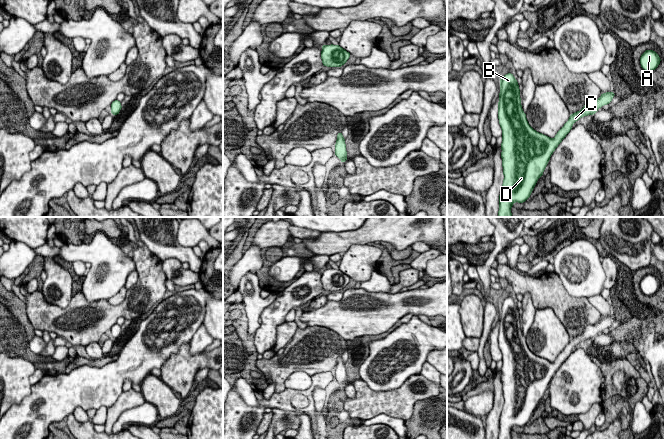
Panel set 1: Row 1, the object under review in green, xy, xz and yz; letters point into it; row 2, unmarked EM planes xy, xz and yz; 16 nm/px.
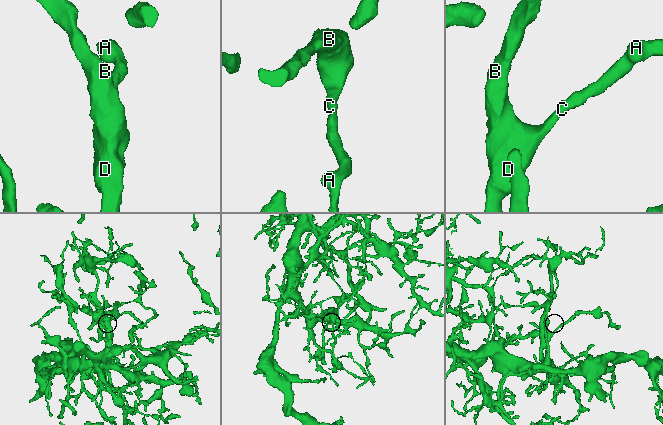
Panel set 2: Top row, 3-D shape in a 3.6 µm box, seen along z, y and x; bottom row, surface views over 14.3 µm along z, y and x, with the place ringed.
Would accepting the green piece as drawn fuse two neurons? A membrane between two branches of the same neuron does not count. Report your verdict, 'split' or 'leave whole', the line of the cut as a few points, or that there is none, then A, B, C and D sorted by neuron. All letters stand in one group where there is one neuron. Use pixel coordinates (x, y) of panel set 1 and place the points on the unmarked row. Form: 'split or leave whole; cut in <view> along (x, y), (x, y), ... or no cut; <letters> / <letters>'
leave whole; no cut; A B C D

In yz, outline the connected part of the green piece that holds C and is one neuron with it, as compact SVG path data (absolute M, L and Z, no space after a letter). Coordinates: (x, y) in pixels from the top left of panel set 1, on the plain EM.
M508 297L500 302L498 342L503 362L500 371L502 373L501 381L504 404L499 419L498 439L512 439L511 431L513 428L515 426L523 427L530 421L539 401L543 399L552 377L572 353L572 349L581 341L593 339L600 331L610 328L614 320L615 317L609 315L602 317L597 324L587 326L580 335L570 339L569 344L557 356L556 360L551 363L535 355L528 348L526 338L521 330L519 309L513 298Z

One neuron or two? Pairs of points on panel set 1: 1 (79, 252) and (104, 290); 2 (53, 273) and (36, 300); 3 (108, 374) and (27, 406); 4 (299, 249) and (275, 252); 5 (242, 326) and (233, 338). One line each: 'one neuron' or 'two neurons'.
1: one neuron
2: two neurons
3: one neuron
4: one neuron
5: two neurons

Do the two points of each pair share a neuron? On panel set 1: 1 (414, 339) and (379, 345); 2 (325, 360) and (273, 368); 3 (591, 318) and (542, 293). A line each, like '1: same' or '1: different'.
1: same
2: same
3: same

